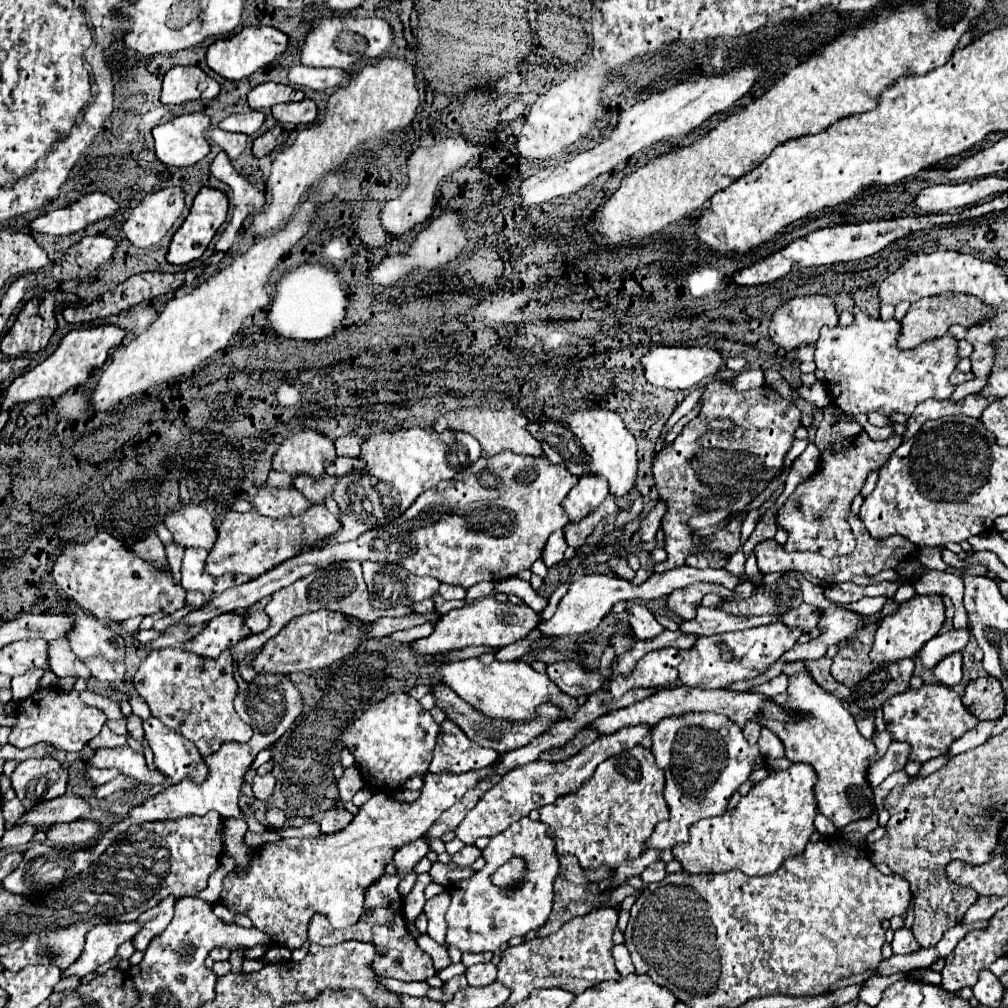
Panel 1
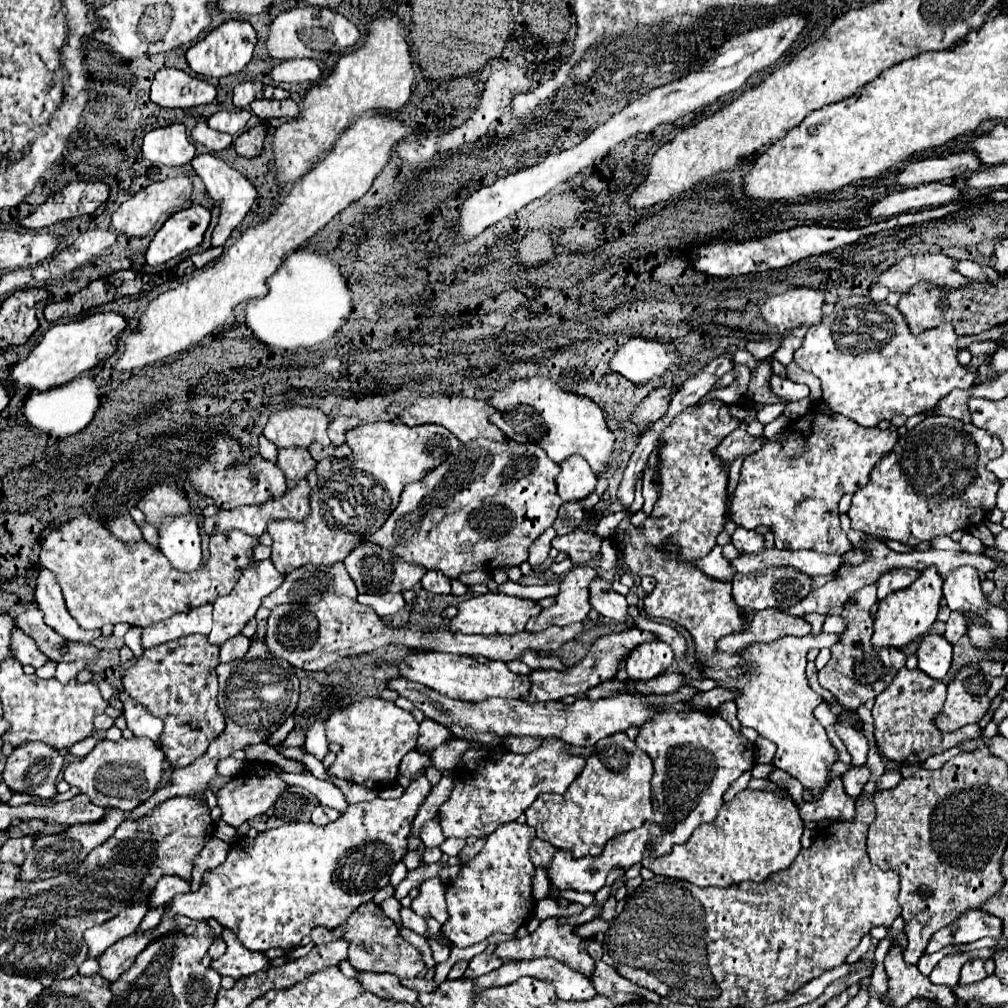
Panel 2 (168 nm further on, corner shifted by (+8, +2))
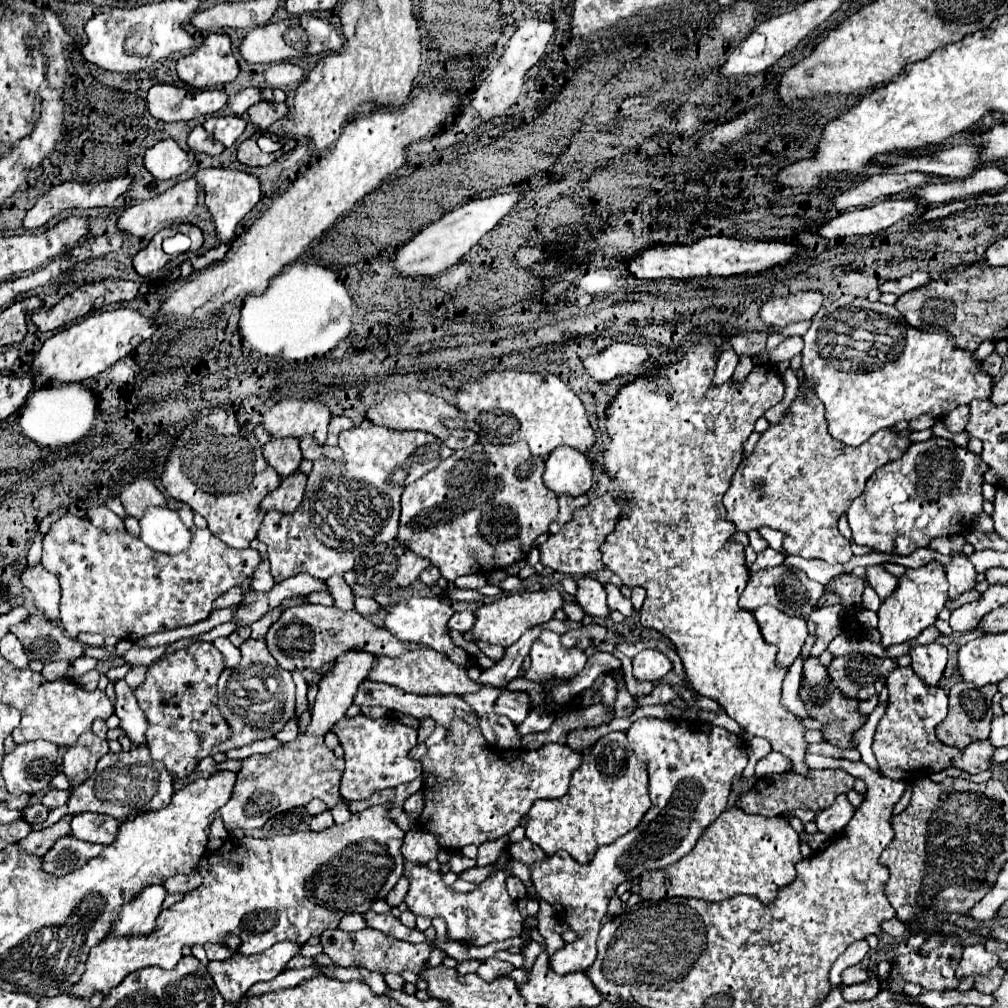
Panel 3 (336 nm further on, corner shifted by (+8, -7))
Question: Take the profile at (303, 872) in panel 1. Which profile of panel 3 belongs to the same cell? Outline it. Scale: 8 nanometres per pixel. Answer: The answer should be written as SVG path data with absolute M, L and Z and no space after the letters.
M381 804L381 806L371 806L369 810L363 810L363 812L357 812L353 814L345 824L335 824L333 828L327 828L325 832L295 832L291 836L273 836L273 838L227 838L223 842L223 846L215 852L207 852L209 856L209 870L201 870L199 874L203 876L203 884L189 892L187 896L183 896L183 900L179 900L177 904L173 904L171 908L163 910L159 916L157 916L157 928L147 934L147 936L135 936L135 938L115 938L115 936L107 936L105 940L101 940L95 948L91 948L89 952L89 958L87 958L87 968L81 976L81 980L69 990L69 994L73 996L91 996L95 990L101 992L101 994L109 994L125 976L129 976L131 972L135 970L141 970L141 968L147 968L147 966L161 966L161 968L175 968L175 964L179 962L179 956L181 956L181 950L185 946L195 946L195 944L207 944L207 942L219 942L219 944L225 944L227 936L237 936L241 940L241 944L237 946L237 954L243 954L243 956L253 956L253 954L259 954L263 952L265 948L271 948L273 944L277 942L293 942L293 944L307 944L309 938L319 938L323 934L323 930L327 928L337 928L339 920L343 918L343 914L347 912L369 912L373 902L375 900L381 900L389 894L389 890L397 884L399 876L403 874L403 856L401 856L401 846L403 846L403 838L405 838L405 832L397 826L397 822L393 822L389 818L389 810L393 806L391 804Z

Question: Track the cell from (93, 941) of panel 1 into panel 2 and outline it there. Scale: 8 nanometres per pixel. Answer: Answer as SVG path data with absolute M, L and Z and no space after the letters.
M143 899L143 901L135 903L135 905L131 905L129 909L121 911L121 915L105 921L103 925L87 929L85 931L85 941L89 945L89 957L97 959L97 955L101 955L115 941L119 941L119 939L135 933L135 929L143 921L145 913L149 911L147 907L149 907L149 901Z

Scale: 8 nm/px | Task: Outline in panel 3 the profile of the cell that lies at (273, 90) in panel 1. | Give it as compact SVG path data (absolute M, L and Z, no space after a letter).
M245 88L239 94L235 94L233 102L231 102L231 110L233 114L241 116L245 114L257 100L267 100L273 102L273 90L259 90L259 88Z

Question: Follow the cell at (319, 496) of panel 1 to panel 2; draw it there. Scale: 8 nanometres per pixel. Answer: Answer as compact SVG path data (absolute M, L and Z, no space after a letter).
M283 447L279 449L277 465L285 473L287 483L297 483L299 479L305 479L309 471L313 471L315 461L305 447Z

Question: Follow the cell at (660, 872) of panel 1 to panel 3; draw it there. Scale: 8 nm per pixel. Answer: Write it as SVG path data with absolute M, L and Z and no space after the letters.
M532 941L522 951L522 954L525 958L522 968L526 971L529 971L531 970L537 956L542 952L542 947L538 943Z

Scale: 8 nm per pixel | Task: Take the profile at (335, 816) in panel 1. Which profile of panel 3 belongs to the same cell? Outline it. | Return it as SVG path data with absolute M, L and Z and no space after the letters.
M327 810L327 812L321 812L321 814L317 814L317 816L313 816L313 820L311 820L311 830L315 830L315 832L321 832L321 830L327 830L327 828L331 828L335 822L333 822L333 816L331 816L331 812Z

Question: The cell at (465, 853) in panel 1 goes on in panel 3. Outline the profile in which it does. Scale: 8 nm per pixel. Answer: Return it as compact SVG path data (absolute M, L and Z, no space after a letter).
M509 836L481 844L477 852L477 866L491 866L497 860L499 852L505 850L507 846L509 846Z

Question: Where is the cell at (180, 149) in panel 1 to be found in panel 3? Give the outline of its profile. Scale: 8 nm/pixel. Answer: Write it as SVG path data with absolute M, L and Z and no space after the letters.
M161 140L145 152L145 168L159 180L171 180L181 176L191 164L193 152L181 150L175 140Z

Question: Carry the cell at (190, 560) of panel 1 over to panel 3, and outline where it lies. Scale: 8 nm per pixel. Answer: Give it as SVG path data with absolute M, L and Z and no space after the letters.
M147 508L139 520L141 540L161 554L185 552L191 544L191 530L181 522L179 514L169 508Z

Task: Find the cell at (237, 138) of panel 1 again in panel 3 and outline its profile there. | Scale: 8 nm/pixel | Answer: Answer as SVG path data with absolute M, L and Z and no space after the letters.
M203 126L193 128L193 132L191 132L189 138L187 138L187 144L189 144L191 150L203 152L203 154L221 154L221 152L225 150L225 146L219 144L217 140L213 140L213 138L205 132Z

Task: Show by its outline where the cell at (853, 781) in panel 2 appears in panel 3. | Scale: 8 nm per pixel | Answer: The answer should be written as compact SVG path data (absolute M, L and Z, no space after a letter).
M839 794L837 800L835 800L829 808L825 808L825 810L821 810L821 812L817 814L815 824L817 824L817 828L819 828L823 834L835 836L835 834L839 834L839 832L845 828L845 824L851 820L853 812L855 812L855 808L853 808L853 804L847 800L847 794Z

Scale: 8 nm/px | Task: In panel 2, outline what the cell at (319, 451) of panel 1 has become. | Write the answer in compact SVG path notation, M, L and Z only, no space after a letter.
M295 405L273 413L263 435L277 447L309 447L313 441L329 445L327 425L329 417L321 409Z

